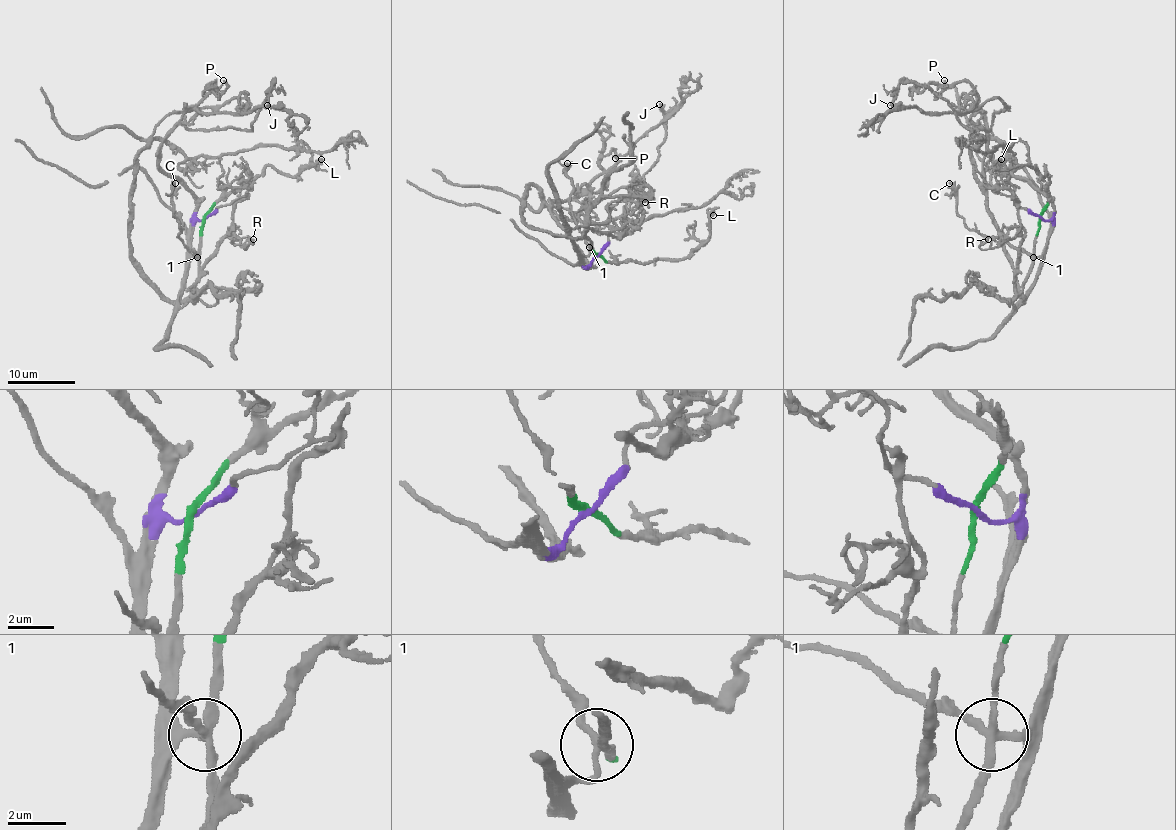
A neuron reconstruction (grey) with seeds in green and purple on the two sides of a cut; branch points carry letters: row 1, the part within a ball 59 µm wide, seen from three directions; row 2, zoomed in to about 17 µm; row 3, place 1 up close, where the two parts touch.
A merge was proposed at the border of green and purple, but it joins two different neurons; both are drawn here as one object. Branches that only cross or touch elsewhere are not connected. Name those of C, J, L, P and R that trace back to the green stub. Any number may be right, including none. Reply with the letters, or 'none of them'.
L, R

